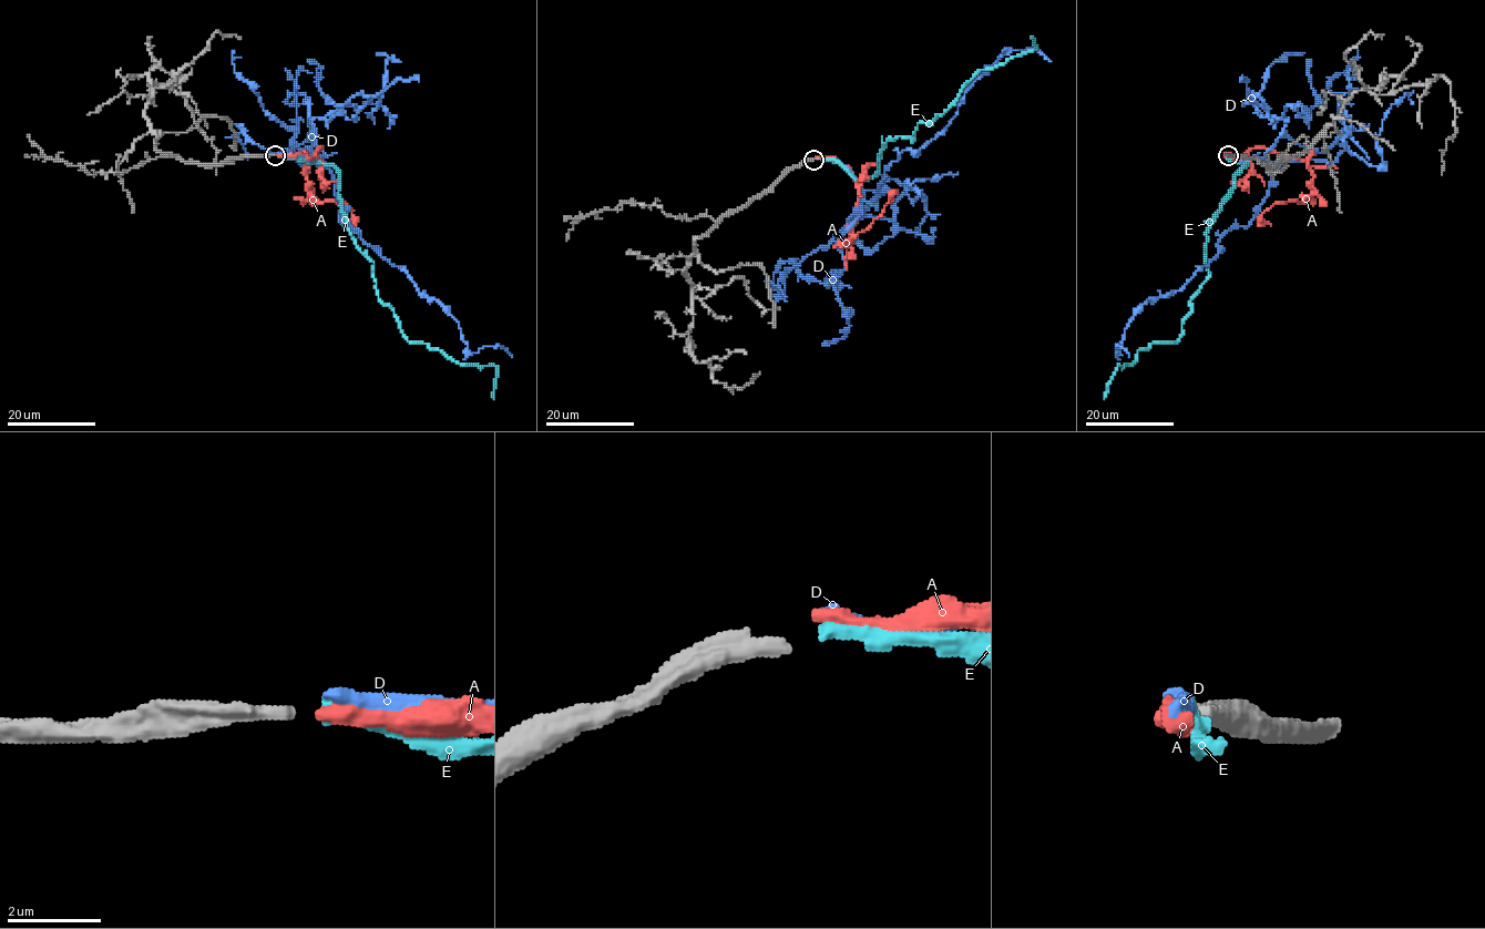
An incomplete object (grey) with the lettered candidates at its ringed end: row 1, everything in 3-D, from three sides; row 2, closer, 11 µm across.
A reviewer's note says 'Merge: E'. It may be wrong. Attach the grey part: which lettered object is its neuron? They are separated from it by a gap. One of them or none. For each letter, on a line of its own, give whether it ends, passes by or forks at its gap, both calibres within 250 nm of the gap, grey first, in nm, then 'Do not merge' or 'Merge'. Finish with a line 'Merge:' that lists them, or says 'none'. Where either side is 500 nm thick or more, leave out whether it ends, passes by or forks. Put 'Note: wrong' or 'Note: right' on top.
Note: right
A: It ends there. Thickness 320 nm (grey) against 320 nm. Do not merge
D: It ends there. Thickness 320 nm (grey) against 360 nm. Do not merge
E: It ends there. Thickness 320 nm (grey) against 340 nm. Merge
Merge: E

